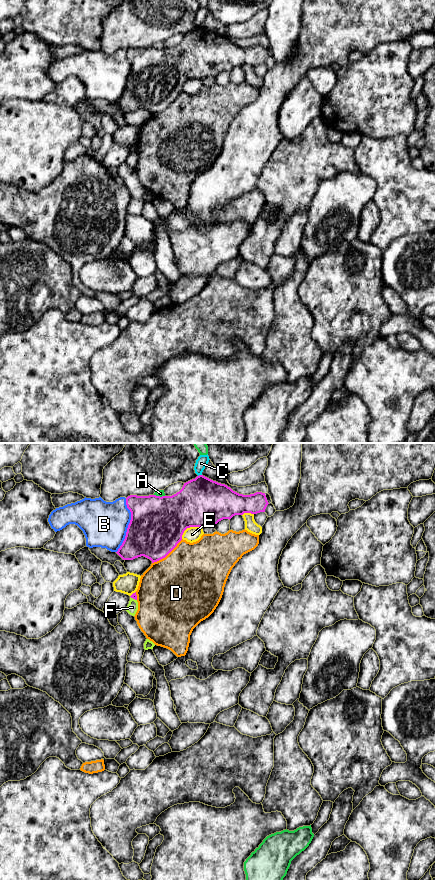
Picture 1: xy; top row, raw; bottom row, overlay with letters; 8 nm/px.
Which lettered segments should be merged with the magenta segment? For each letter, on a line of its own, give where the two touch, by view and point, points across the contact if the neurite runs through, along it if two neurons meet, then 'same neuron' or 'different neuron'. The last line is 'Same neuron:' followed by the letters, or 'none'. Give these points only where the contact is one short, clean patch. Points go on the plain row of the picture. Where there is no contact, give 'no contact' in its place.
A: xy (159, 48) | different neuron
B: xy (128, 77) | different neuron
C: xy (199, 27) | different neuron
D: xy (167, 106) | different neuron
E: xy (189, 79) | different neuron
F: xy (133, 150) | along xy (130, 148), (136, 152) | different neuron
Same neuron: none

